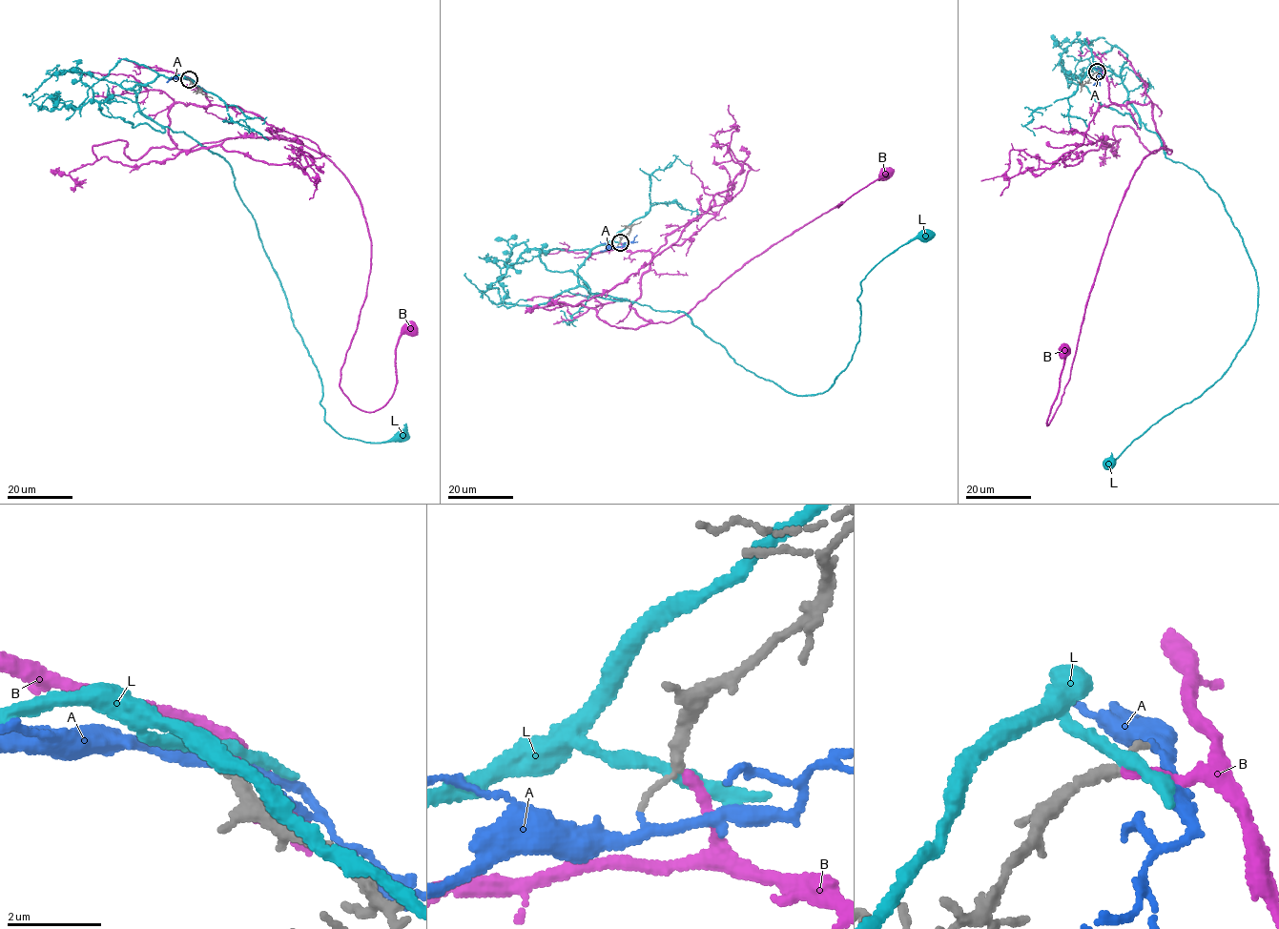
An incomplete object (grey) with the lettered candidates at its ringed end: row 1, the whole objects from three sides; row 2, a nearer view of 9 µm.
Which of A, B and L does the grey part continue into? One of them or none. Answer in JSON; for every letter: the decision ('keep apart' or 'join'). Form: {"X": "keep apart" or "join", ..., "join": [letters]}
{"A": "keep apart", "B": "join", "L": "keep apart", "join": ["B"]}

